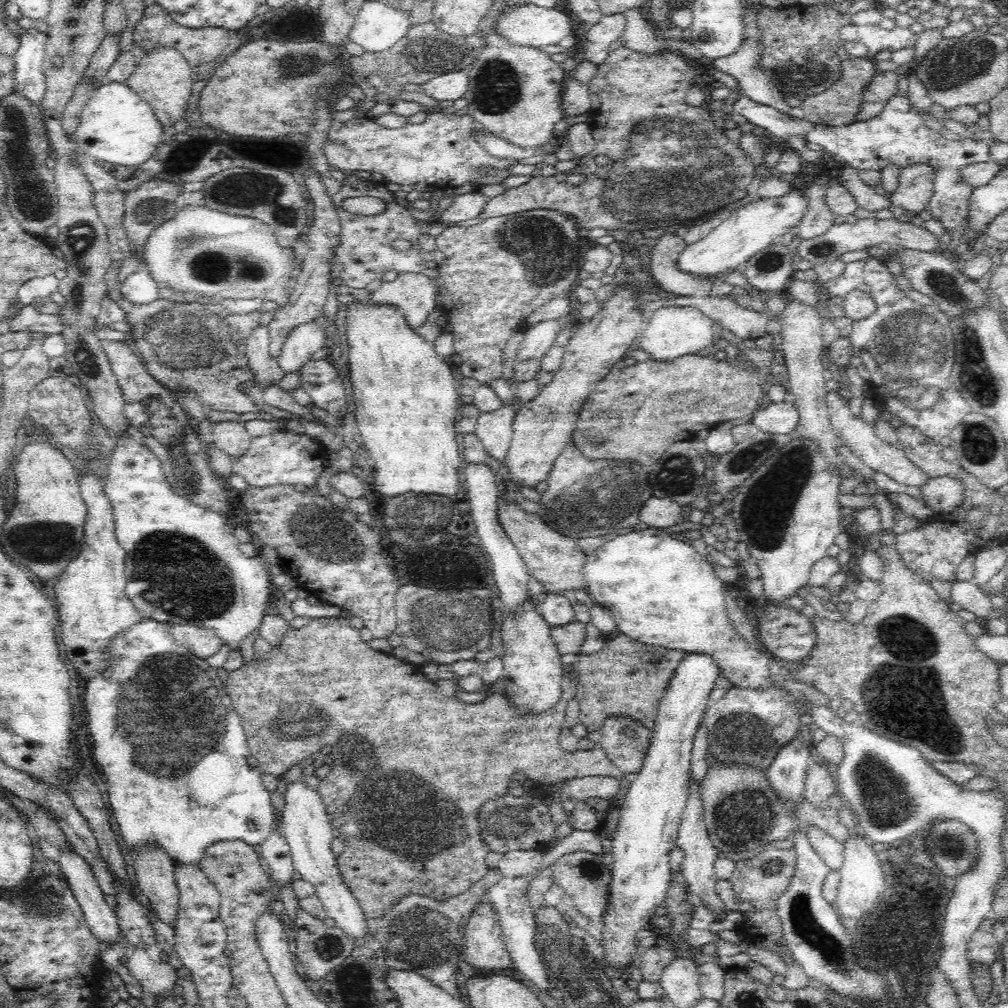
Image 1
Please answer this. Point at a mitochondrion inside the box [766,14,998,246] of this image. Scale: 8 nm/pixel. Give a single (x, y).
(951, 73)

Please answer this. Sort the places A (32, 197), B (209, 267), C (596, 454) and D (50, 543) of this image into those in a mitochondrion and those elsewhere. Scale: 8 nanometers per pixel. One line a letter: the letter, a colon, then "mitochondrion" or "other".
A: mitochondrion
B: mitochondrion
C: mitochondrion
D: mitochondrion

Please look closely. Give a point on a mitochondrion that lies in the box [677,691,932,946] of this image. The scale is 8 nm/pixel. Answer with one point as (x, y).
(885, 796)

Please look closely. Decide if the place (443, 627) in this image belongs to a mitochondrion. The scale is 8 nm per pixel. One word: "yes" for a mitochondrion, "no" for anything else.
yes

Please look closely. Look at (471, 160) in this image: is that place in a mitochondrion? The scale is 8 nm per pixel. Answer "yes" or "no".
no

